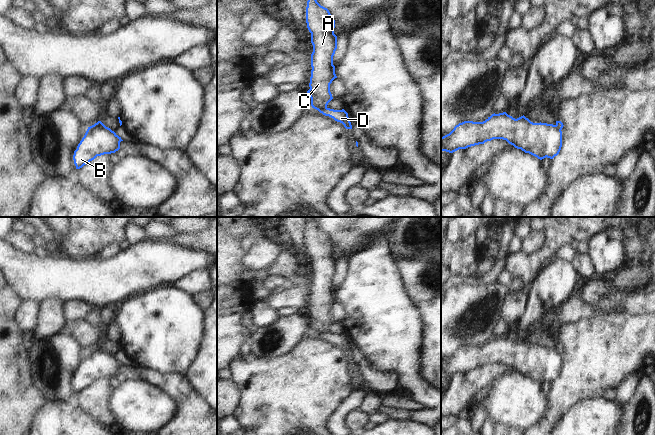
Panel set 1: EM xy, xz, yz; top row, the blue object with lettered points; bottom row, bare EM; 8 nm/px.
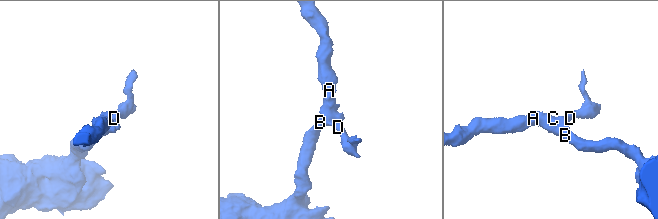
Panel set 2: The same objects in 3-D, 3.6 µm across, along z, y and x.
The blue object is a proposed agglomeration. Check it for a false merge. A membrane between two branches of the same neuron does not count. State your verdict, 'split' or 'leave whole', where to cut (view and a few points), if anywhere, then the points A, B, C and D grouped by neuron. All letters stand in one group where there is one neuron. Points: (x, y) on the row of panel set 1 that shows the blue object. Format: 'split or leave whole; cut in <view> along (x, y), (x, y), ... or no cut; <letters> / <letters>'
split; cut in xz along (326, 107), (317, 109); A B C / D

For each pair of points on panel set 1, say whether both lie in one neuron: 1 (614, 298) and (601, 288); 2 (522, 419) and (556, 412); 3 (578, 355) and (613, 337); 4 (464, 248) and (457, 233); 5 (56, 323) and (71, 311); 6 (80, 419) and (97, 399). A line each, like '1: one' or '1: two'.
1: two
2: two
3: one
4: two
5: two
6: two

